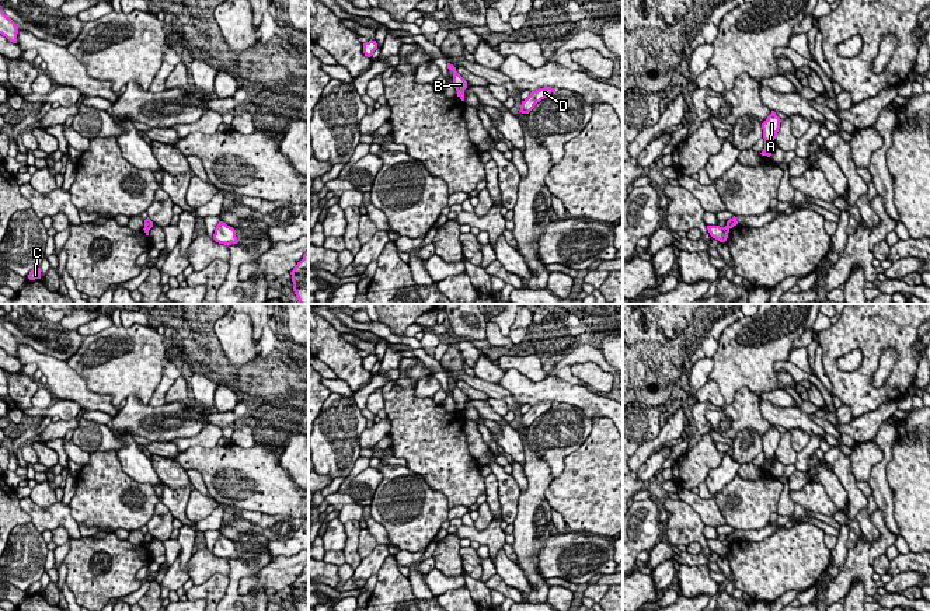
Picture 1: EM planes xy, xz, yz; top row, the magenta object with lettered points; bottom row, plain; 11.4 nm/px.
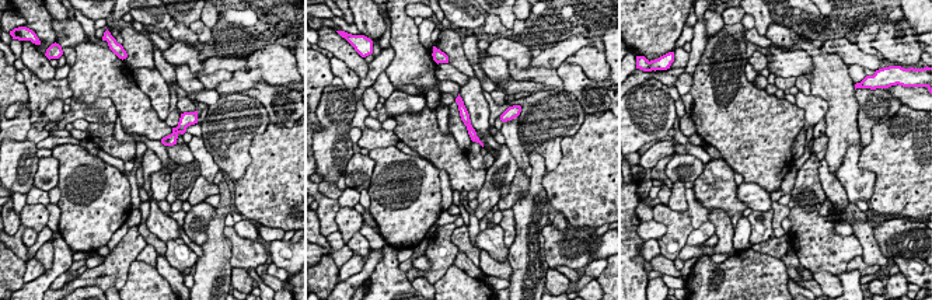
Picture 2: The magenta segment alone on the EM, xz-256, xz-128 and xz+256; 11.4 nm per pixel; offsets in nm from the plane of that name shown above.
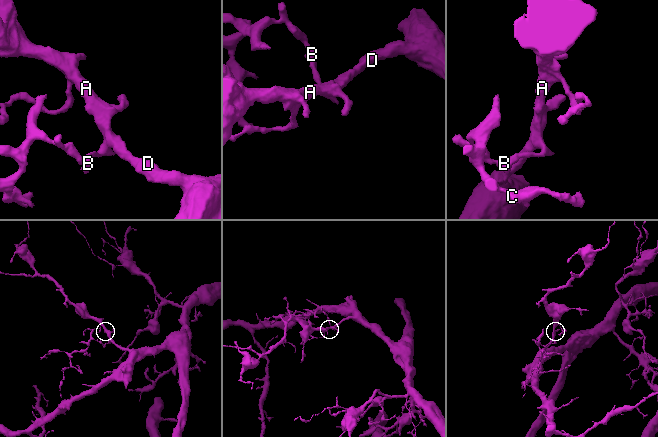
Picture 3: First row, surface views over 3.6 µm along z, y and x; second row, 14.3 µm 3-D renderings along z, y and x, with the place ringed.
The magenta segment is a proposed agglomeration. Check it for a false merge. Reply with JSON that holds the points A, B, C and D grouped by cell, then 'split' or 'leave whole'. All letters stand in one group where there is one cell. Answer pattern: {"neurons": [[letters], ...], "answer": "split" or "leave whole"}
{"neurons": [["A", "D"], ["B", "C"]], "answer": "split"}

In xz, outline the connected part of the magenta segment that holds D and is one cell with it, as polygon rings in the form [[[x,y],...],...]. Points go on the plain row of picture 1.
[[[544,401],[544,402],[532,405],[530,409],[525,415],[522,415],[519,426],[529,427],[537,416],[547,412],[554,405],[555,405],[555,402],[551,402],[551,401]]]

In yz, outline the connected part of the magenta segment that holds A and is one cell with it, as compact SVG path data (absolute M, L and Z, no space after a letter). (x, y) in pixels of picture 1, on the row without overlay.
M774 425L767 430L767 433L762 437L763 443L763 453L764 453L764 462L760 467L762 469L770 471L773 464L771 464L771 457L774 455L777 446L780 443L780 436L781 433L776 429Z

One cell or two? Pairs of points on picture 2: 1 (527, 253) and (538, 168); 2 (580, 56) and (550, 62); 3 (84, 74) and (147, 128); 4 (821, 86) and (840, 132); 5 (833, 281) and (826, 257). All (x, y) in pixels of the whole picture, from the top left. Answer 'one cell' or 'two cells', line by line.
1: one cell
2: two cells
3: one cell
4: one cell
5: two cells

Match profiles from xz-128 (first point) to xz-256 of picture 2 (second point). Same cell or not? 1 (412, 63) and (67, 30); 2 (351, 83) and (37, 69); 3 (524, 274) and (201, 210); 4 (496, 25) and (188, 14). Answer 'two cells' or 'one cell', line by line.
1: two cells
2: two cells
3: two cells
4: two cells

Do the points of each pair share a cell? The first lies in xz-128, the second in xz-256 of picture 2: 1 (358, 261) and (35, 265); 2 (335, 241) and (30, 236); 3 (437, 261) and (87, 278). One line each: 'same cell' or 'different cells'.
1: same cell
2: same cell
3: same cell

